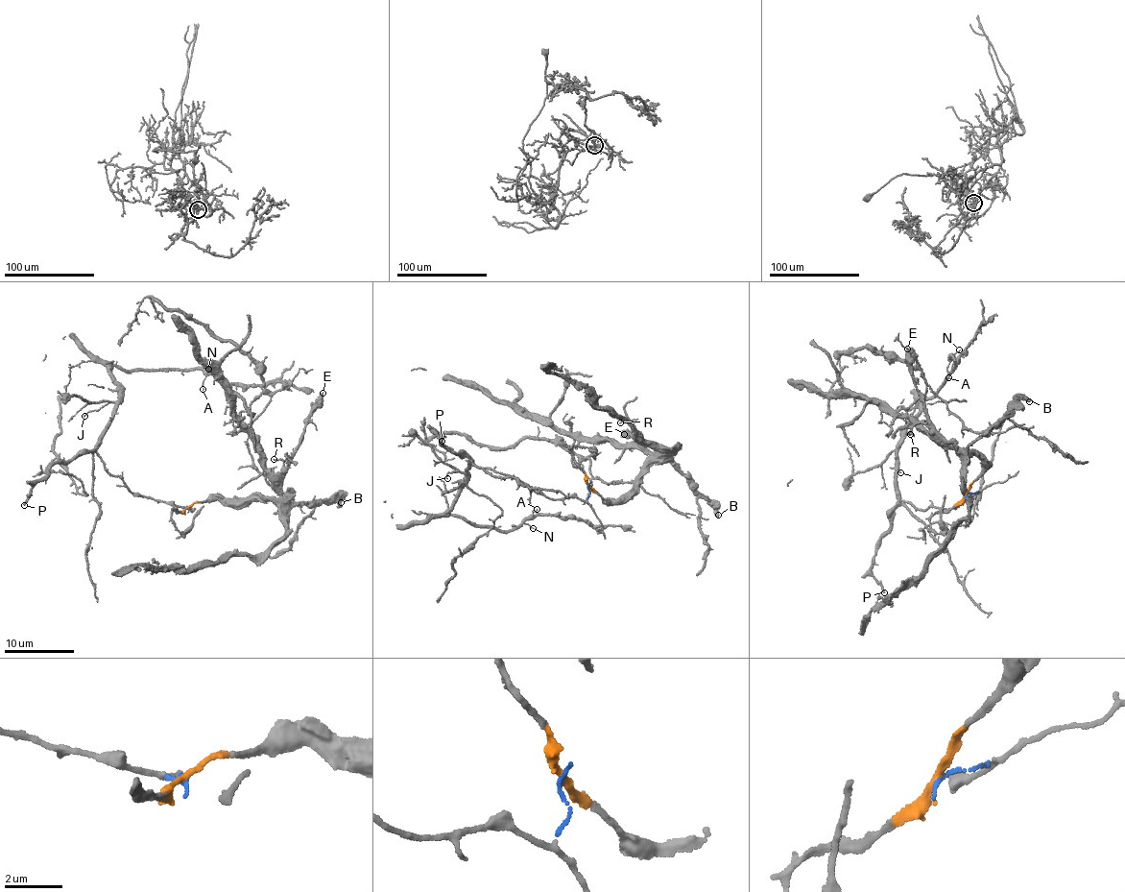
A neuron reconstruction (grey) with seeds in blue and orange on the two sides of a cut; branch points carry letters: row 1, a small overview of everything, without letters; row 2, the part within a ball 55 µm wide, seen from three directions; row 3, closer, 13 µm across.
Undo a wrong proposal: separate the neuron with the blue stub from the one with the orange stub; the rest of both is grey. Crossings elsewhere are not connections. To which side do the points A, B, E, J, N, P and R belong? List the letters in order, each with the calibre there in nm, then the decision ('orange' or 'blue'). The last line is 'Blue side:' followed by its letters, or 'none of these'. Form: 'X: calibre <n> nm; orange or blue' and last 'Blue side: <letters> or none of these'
A: calibre 90 nm; blue
B: calibre 400 nm; orange
E: calibre 380 nm; orange
J: calibre 90 nm; blue
N: calibre 70 nm; blue
P: calibre 200 nm; blue
R: calibre 100 nm; orange
Blue side: A, J, N, P

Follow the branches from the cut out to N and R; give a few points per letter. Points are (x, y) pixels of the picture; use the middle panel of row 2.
N: (587, 485), (585, 500), (553, 498), (469, 463), (449, 515), (500, 531), (533, 527)
R: (587, 485), (604, 498), (616, 501), (641, 476), (644, 461), (652, 452), (633, 430), (631, 421), (619, 423)

